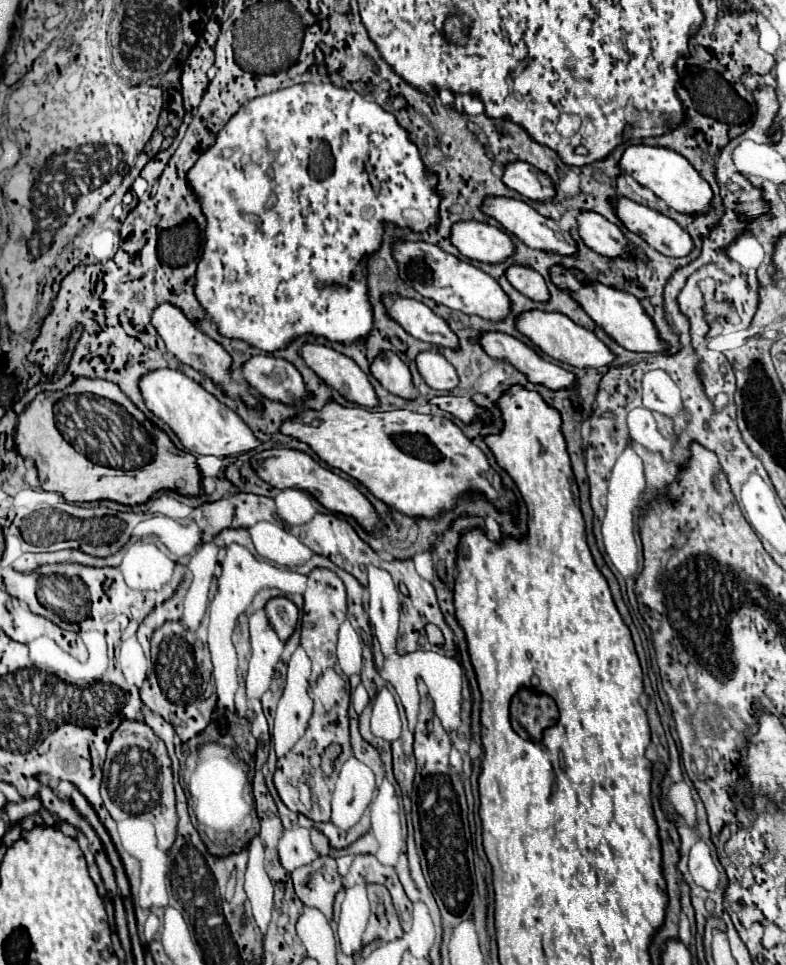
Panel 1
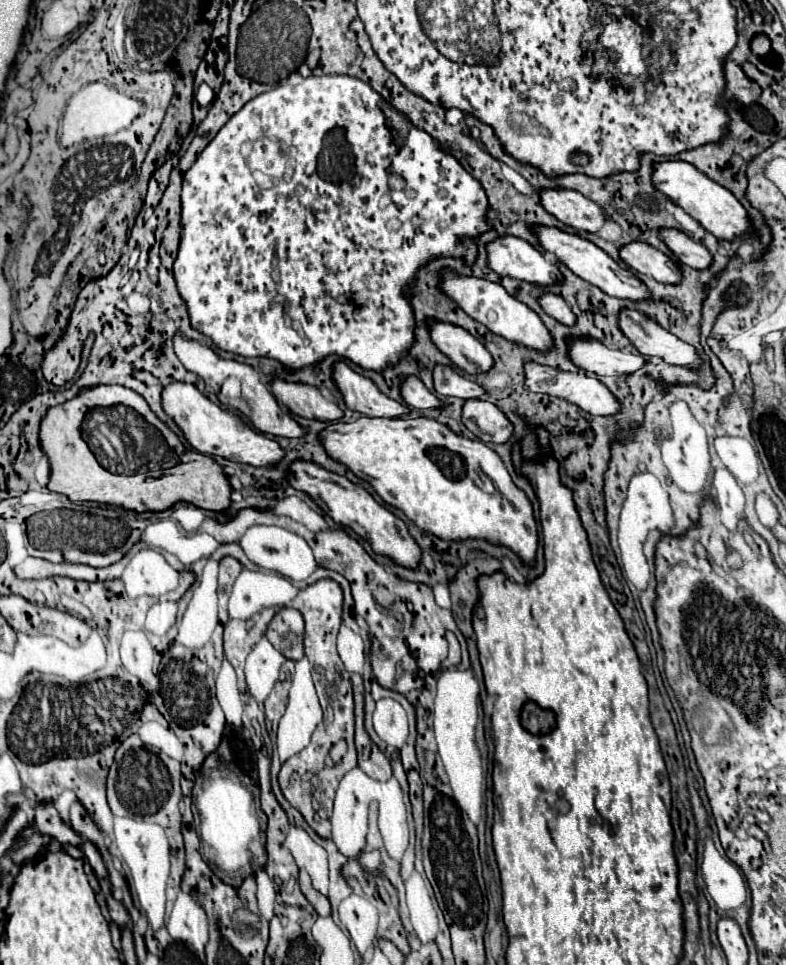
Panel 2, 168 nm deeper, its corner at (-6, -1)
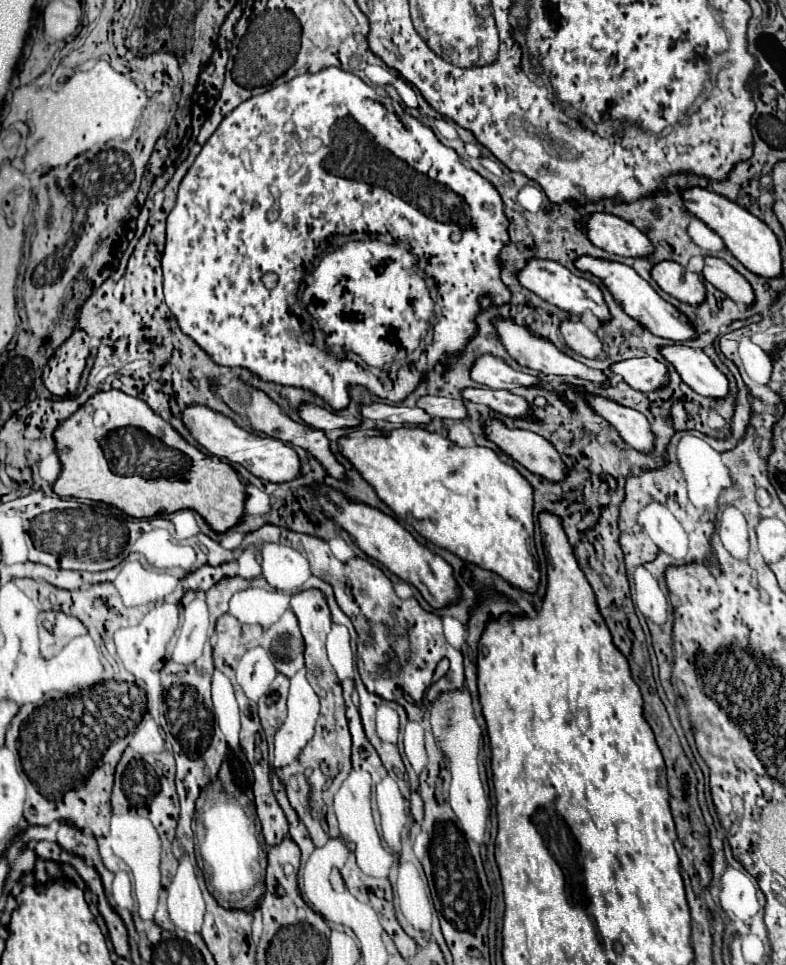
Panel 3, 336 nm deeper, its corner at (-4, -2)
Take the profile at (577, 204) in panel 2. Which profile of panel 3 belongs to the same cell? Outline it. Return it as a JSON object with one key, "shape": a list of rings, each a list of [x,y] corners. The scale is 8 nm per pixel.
{"shape":[[[594,214],[586,224],[592,244],[606,252],[630,258],[648,258],[654,254],[654,246],[648,236],[618,216]]]}

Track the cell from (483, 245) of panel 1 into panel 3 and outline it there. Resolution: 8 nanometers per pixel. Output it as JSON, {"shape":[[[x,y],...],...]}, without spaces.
{"shape":[[[530,260],[524,266],[524,270],[518,274],[518,280],[520,280],[520,284],[524,288],[532,290],[534,294],[538,294],[546,302],[558,306],[560,310],[568,312],[570,316],[578,316],[580,318],[584,312],[592,312],[598,318],[600,324],[608,324],[612,320],[612,314],[610,314],[610,310],[608,310],[608,306],[604,302],[602,290],[594,282],[572,274],[568,268],[560,266],[558,262],[552,262],[552,260]]]}

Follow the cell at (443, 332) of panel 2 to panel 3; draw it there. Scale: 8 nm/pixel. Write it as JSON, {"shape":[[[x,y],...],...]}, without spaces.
{"shape":[[[490,354],[476,358],[476,362],[472,366],[472,380],[480,382],[488,388],[494,388],[494,390],[500,390],[500,388],[512,390],[512,388],[518,388],[518,386],[532,388],[540,382],[538,376],[518,372],[518,370],[510,368],[504,360],[490,356]]]}

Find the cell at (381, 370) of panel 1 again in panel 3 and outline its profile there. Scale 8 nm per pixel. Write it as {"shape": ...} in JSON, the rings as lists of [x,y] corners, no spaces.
{"shape":[[[424,396],[424,398],[418,400],[418,408],[426,410],[432,418],[450,418],[450,420],[464,420],[464,418],[468,418],[464,400]]]}

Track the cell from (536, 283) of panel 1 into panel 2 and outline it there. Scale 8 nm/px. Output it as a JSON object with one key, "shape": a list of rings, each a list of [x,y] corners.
{"shape":[[[546,291],[546,293],[542,293],[542,295],[538,297],[538,303],[540,303],[540,307],[542,307],[550,317],[558,319],[558,321],[564,323],[564,325],[574,325],[576,317],[574,317],[574,313],[570,311],[570,307],[566,305],[566,301],[564,301],[560,295]]]}

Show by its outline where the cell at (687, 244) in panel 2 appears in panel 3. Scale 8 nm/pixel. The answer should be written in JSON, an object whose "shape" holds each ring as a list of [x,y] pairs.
{"shape":[[[708,256],[702,276],[734,302],[740,302],[746,306],[754,304],[754,290],[748,284],[748,280],[742,274],[738,274],[732,266],[728,266],[724,260]]]}

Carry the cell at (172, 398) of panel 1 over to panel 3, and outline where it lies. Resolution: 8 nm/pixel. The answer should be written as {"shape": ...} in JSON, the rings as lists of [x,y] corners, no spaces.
{"shape":[[[190,406],[184,410],[182,414],[184,424],[188,426],[188,430],[192,432],[192,436],[214,456],[228,460],[228,462],[236,462],[242,464],[248,472],[252,472],[254,476],[268,480],[268,482],[290,482],[296,480],[296,476],[300,476],[300,458],[294,452],[294,448],[290,448],[288,444],[270,438],[270,436],[258,436],[252,432],[246,432],[242,428],[238,428],[230,418],[206,408],[206,406]]]}

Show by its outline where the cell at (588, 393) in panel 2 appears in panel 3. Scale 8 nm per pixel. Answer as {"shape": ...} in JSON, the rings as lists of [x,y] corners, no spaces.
{"shape":[[[590,396],[588,400],[590,400],[592,408],[620,432],[620,436],[624,438],[626,444],[630,444],[634,450],[644,452],[644,454],[652,452],[656,438],[652,434],[650,422],[646,420],[644,414],[640,414],[632,408],[620,406],[612,400],[606,400],[606,398]]]}

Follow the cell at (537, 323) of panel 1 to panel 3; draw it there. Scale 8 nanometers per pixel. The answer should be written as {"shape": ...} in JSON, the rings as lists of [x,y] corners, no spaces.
{"shape":[[[632,358],[612,366],[614,374],[620,374],[624,382],[640,392],[654,392],[668,384],[668,368],[666,364],[658,362],[656,358]]]}

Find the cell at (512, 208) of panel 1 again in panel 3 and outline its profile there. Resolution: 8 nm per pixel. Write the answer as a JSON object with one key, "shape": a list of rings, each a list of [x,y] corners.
{"shape":[[[592,256],[578,258],[576,268],[582,270],[582,272],[586,270],[586,272],[592,272],[594,276],[598,276],[608,286],[612,296],[622,304],[624,312],[628,316],[632,316],[634,320],[638,320],[640,324],[644,324],[654,336],[660,336],[660,338],[666,338],[666,340],[672,340],[672,342],[696,340],[696,330],[692,328],[688,318],[678,308],[674,308],[670,302],[666,302],[642,276],[638,276],[634,272],[634,268],[630,268],[626,264],[620,264],[620,262],[598,260],[598,258],[592,258]]]}

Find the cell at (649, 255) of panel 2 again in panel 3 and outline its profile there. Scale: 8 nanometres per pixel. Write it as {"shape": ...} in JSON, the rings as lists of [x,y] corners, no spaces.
{"shape":[[[660,262],[652,268],[652,278],[656,284],[676,300],[690,304],[692,308],[700,306],[700,300],[706,296],[706,286],[698,274],[688,272],[676,262]]]}

